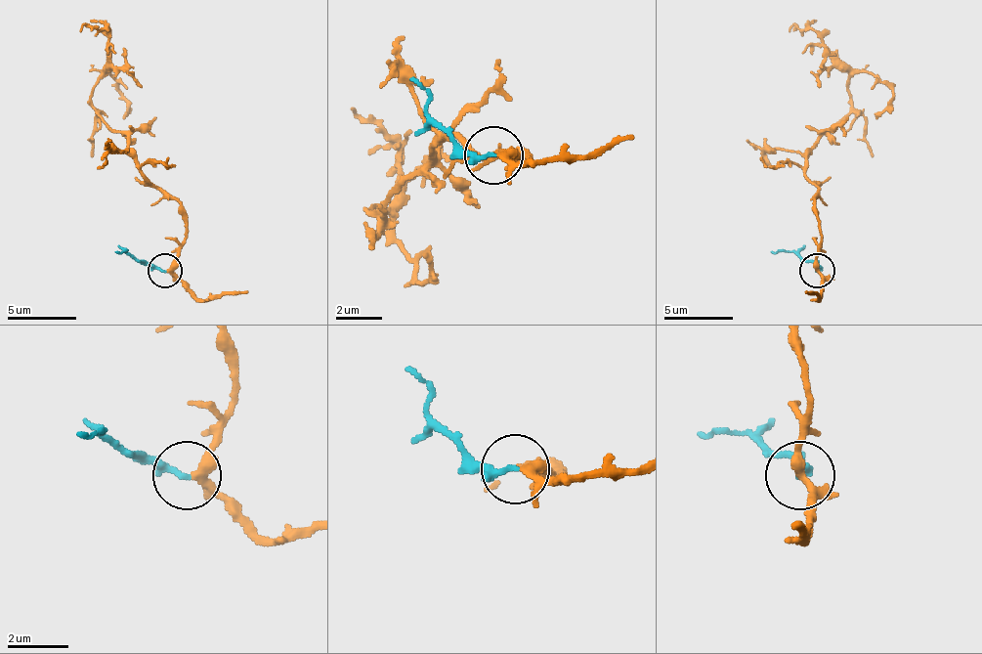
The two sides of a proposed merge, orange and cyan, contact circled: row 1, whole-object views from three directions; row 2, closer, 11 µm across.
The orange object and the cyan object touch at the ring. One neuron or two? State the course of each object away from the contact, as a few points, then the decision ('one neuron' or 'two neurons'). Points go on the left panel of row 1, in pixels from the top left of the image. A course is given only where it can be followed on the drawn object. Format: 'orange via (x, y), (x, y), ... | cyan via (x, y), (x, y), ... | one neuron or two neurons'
orange via (165, 270), (186, 211), (93, 110), (106, 27), (79, 31) | cyan via (165, 270), (151, 270), (127, 252), (117, 252) | one neuron

